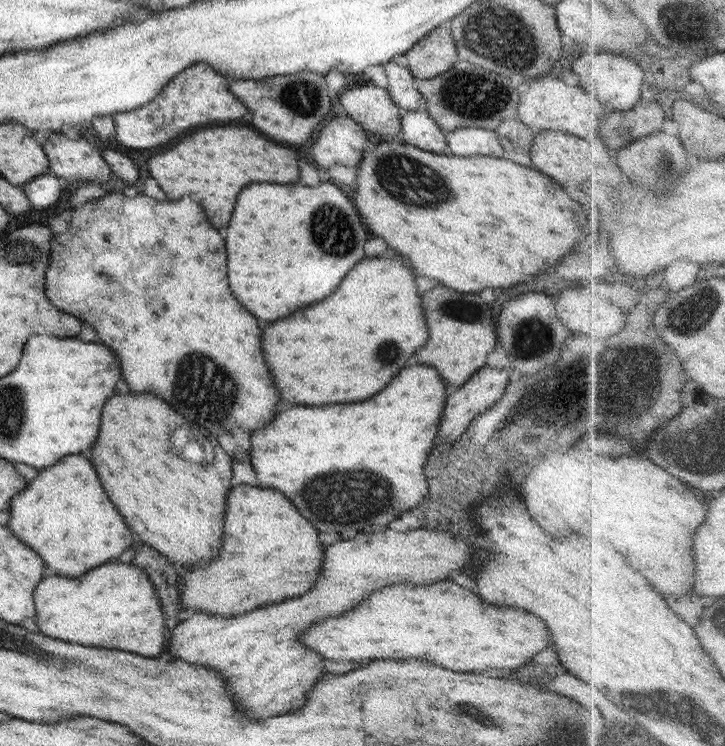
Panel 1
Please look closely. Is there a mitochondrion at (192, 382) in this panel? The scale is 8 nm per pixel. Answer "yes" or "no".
yes

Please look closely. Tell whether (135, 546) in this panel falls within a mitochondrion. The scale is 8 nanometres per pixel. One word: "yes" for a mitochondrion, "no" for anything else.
no

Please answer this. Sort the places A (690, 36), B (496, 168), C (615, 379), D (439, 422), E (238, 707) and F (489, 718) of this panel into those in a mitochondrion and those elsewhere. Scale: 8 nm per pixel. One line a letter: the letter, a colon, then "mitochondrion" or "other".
A: other
B: other
C: mitochondrion
D: other
E: other
F: mitochondrion

